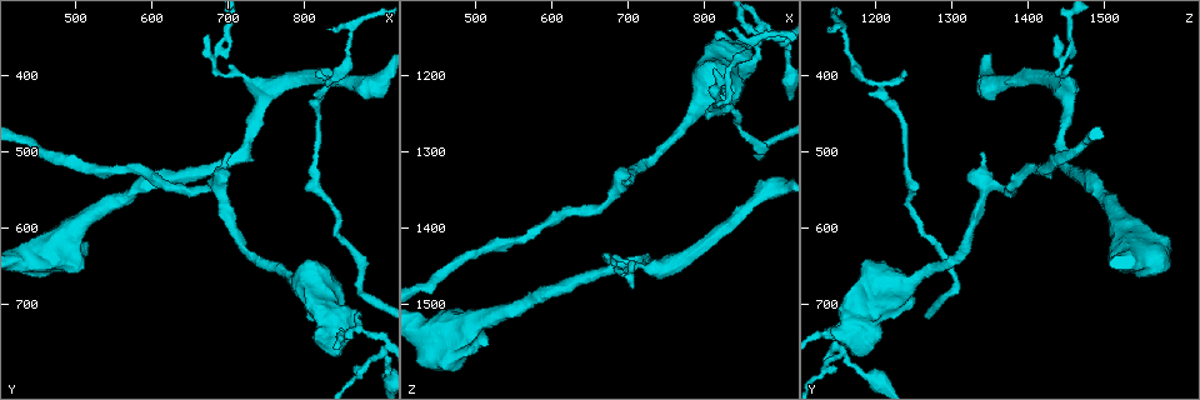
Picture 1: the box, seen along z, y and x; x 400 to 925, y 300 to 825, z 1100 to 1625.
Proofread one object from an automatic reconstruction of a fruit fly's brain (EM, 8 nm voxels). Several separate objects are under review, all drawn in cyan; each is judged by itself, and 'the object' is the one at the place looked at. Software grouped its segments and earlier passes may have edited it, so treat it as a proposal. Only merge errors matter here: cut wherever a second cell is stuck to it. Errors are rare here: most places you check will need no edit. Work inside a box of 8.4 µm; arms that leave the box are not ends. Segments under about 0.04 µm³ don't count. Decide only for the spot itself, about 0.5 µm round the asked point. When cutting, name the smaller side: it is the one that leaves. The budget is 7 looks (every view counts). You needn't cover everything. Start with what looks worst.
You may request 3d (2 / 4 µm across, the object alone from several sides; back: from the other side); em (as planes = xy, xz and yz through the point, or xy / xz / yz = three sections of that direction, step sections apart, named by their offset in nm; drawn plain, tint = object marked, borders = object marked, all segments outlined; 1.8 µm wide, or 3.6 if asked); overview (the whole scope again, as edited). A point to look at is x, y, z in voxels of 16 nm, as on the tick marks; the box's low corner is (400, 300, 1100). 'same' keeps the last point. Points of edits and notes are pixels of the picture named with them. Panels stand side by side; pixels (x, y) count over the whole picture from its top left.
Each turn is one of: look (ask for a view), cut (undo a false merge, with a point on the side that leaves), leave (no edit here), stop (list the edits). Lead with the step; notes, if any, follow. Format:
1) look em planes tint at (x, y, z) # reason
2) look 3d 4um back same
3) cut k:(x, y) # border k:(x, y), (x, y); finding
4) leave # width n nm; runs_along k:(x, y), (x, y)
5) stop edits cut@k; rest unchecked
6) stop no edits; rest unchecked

look 3d 4um at (855, 715, 1180) # three-way junction

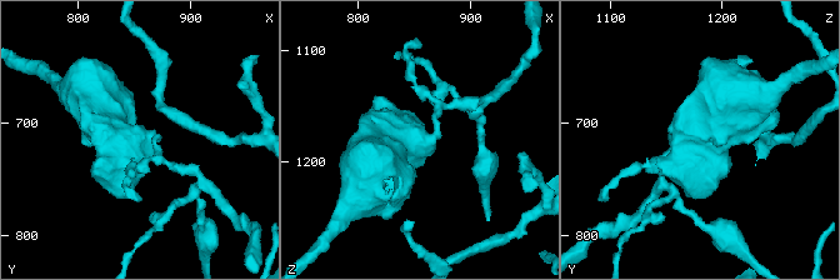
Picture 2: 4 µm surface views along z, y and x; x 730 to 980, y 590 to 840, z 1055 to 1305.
look em 3.6um xz step 8 tint at (856, 712, 1178) # arms 3; now the EM

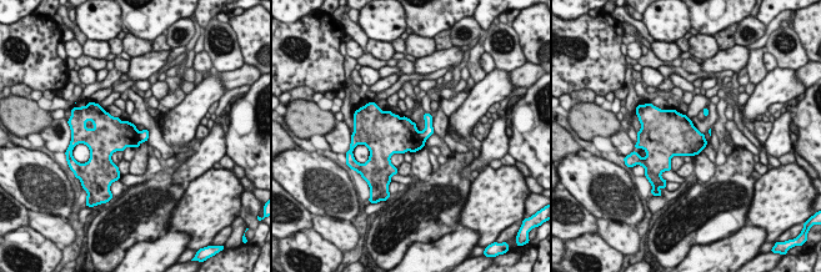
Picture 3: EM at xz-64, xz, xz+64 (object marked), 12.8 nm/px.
look em 3.6um planes tint same # another direction

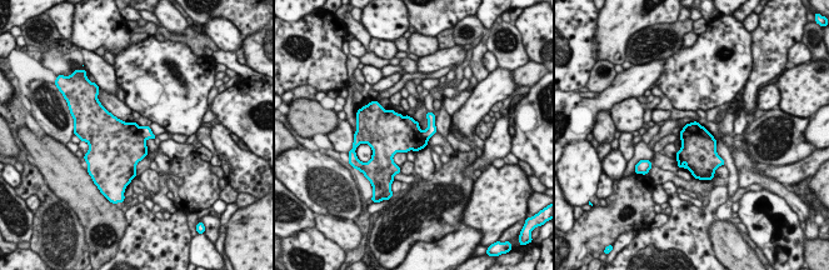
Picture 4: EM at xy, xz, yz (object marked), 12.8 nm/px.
cut 4:(146, 133) # border 4:(140, 128), (140, 135), (144, 140); two cells meet here

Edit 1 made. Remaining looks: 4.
look overview # redraw

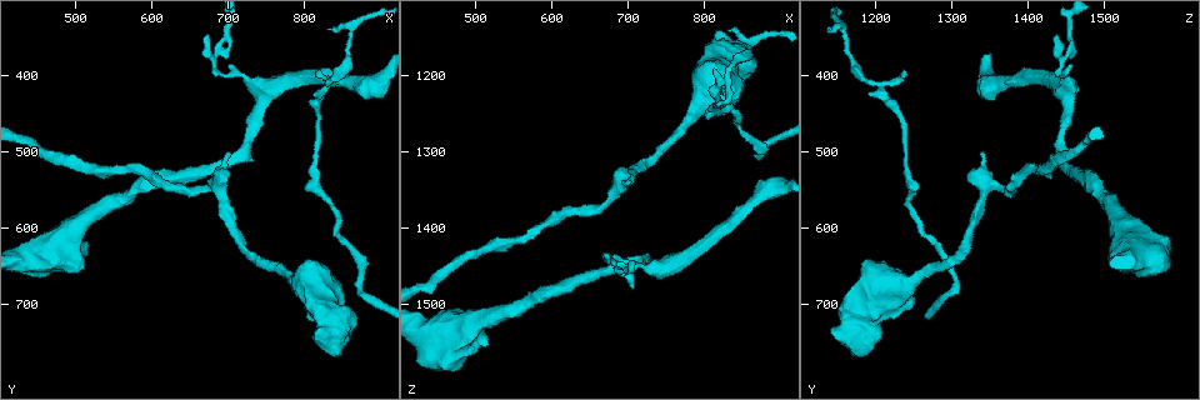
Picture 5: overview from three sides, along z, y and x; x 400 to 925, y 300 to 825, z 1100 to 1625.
look em planes tint at (830, 405, 1190) # thin neck

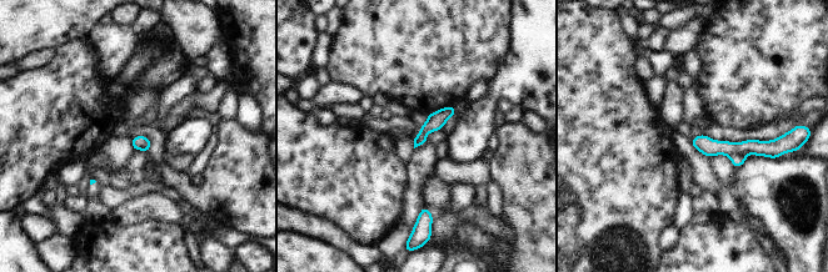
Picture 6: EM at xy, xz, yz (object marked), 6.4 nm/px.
cut 6:(773, 149) # border 6:(746, 154), (732, 154), (729, 156); two cells meet here

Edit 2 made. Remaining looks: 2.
look overview # see it whole again

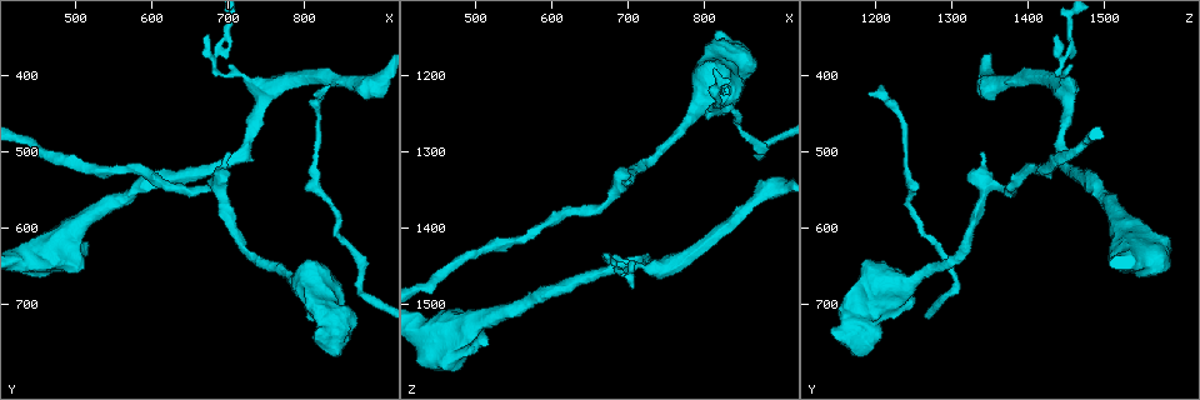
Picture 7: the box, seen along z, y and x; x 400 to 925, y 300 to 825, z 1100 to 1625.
look em planes tint at (895, 415, 1345) # sharp bend

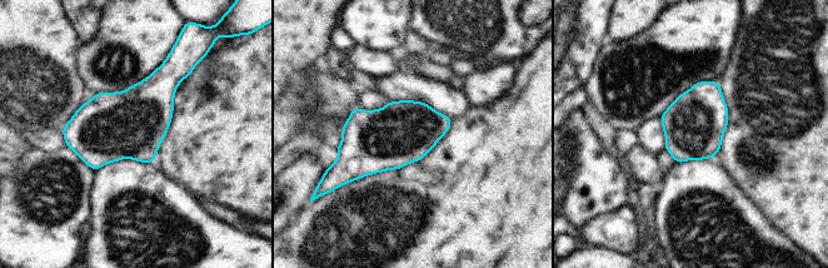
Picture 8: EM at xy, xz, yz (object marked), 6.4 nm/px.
leave # all the same cell

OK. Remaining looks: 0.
stop edits cut@4, cut@6; rest unchecked

